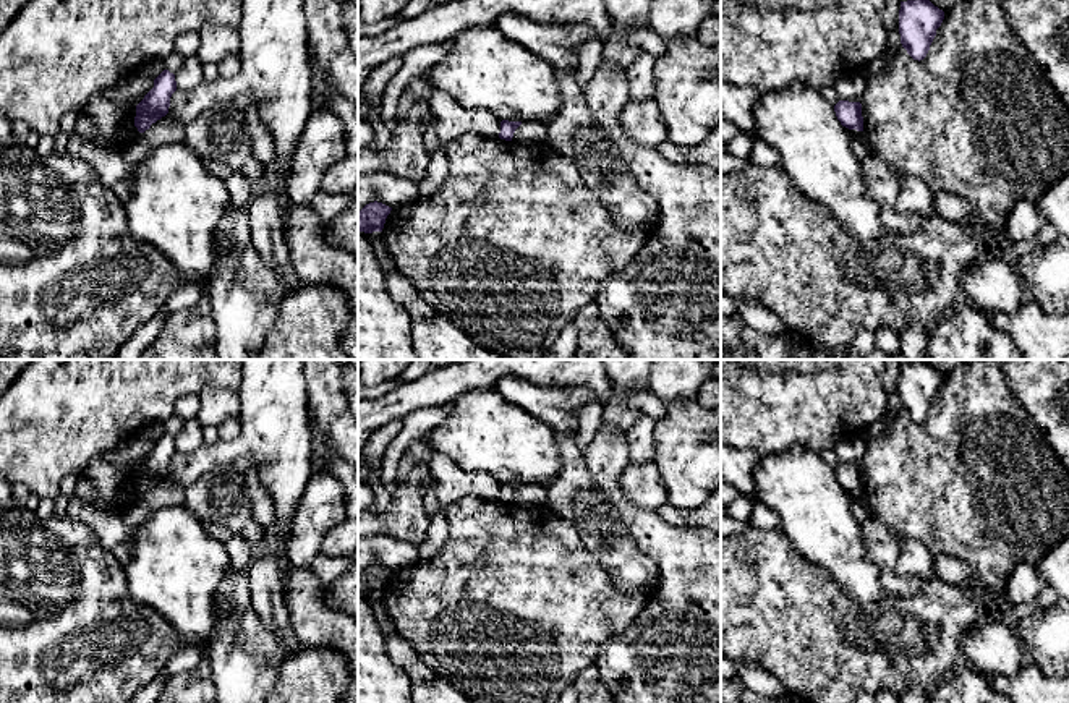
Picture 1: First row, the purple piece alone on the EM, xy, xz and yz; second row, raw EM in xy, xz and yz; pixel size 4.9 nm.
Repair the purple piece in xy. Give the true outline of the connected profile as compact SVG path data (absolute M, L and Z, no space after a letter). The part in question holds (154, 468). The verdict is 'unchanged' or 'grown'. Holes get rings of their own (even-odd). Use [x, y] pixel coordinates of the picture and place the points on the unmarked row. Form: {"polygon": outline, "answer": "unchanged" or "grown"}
{"polygon": "M164 432L155 442L154 450L136 468L134 489L139 496L168 476L170 460L177 454L175 437Z", "answer": "unchanged"}

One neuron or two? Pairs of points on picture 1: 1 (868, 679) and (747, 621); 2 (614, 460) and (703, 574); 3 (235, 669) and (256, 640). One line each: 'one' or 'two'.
1: one
2: one
3: one

